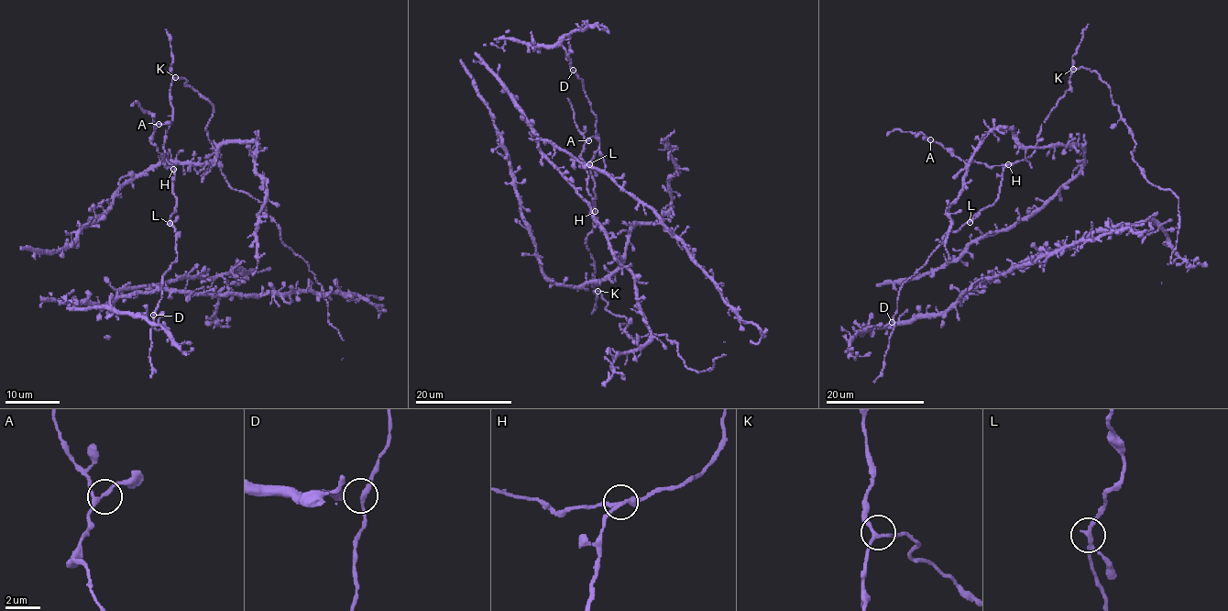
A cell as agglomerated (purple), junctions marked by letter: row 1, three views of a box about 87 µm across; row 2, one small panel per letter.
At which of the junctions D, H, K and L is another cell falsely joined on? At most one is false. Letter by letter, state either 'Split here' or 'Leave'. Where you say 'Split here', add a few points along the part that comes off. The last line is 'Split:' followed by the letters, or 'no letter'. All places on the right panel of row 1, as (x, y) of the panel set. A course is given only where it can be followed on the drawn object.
D: Leave
H: Split here. Course of the part to remove: (1007, 164), (988, 166), (959, 160), (923, 134), (896, 129), (886, 136)
K: Leave
L: Leave
Split: H

